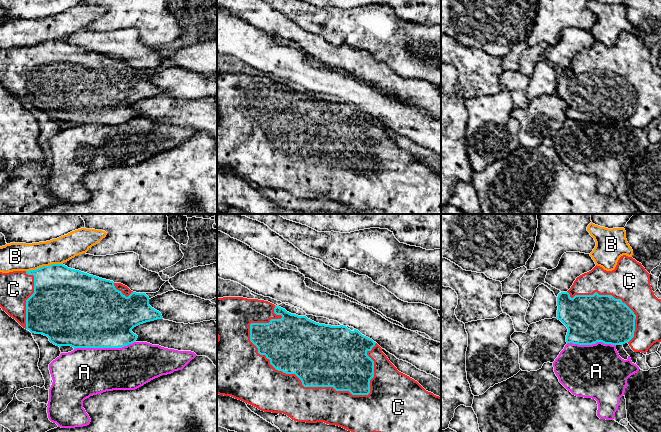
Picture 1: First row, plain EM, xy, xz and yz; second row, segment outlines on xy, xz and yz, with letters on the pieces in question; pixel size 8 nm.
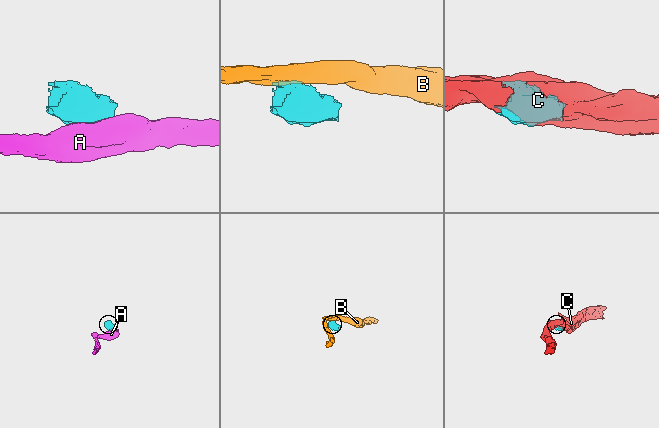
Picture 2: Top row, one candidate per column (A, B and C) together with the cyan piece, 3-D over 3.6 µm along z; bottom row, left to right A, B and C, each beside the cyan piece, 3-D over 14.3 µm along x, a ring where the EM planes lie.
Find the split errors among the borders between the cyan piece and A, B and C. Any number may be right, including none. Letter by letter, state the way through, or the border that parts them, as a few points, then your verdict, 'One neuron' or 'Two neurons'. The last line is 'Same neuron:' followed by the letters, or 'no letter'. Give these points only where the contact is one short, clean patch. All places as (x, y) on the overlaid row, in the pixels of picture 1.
A: Two neurons
B: Two neurons
C: One neuron
Same neuron: C

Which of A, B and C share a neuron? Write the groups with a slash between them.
A / B / C

